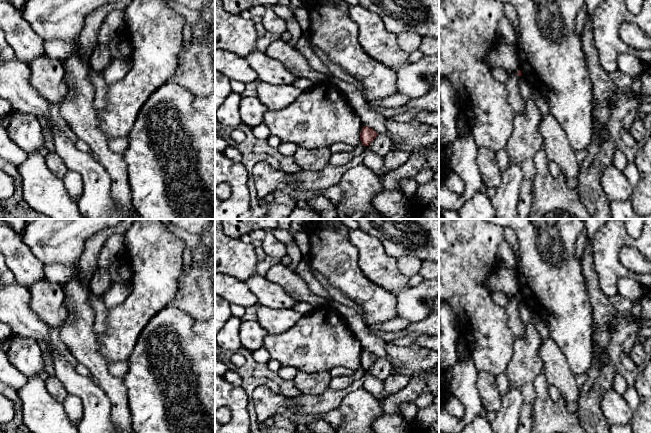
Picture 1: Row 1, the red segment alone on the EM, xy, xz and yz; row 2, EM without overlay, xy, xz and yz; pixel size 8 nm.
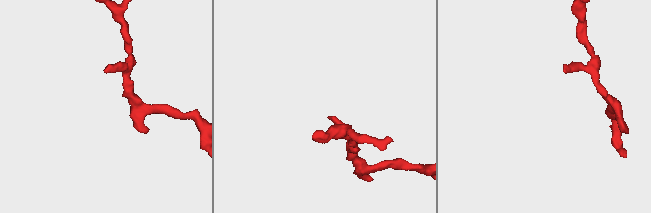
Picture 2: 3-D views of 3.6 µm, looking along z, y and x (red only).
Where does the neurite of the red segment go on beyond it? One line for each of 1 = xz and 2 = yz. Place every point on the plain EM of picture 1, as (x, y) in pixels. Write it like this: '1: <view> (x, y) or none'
1: none
2: none

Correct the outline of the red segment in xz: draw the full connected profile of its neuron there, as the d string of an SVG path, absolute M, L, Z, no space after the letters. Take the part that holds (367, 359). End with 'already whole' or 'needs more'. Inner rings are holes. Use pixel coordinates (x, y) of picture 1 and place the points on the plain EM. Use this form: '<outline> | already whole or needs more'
M363 350L360 356L361 368L366 371L376 362L377 357L370 351Z | already whole

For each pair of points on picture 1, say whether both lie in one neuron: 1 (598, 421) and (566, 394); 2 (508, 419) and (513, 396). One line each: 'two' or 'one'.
1: two
2: one

